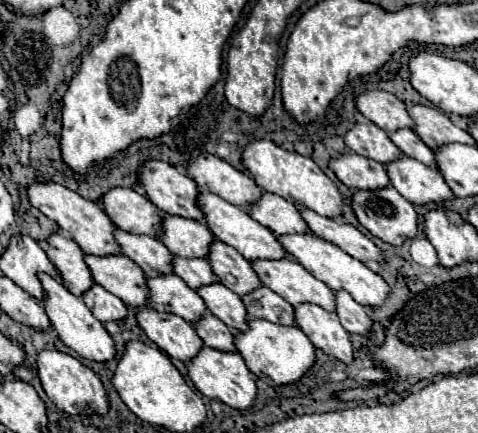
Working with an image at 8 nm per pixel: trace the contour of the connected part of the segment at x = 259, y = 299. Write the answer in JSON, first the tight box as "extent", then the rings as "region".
{"extent":[242,286,294,324],"region":[[[260,286],[242,296],[246,312],[250,318],[262,318],[276,324],[294,324],[294,308],[282,296],[266,286]]]}

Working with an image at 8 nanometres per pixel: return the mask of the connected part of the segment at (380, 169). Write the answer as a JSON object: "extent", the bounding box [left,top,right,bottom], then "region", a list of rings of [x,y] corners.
{"extent":[328,152,390,190],"region":[[[344,152],[328,160],[328,168],[338,176],[338,180],[356,190],[376,190],[390,184],[384,164],[364,158],[354,152]]]}

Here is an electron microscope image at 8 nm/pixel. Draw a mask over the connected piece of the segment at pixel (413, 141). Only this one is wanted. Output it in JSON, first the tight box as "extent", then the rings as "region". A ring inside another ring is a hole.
{"extent":[388,128,436,166],"region":[[[400,128],[400,130],[394,130],[388,134],[388,138],[410,158],[416,158],[420,160],[422,164],[426,166],[436,166],[436,160],[434,160],[434,152],[424,144],[420,142],[420,138],[414,134],[412,128]]]}

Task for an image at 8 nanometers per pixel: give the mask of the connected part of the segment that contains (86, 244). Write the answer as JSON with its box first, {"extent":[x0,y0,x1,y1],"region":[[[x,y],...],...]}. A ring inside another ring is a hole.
{"extent":[26,182,120,256],"region":[[[32,182],[26,188],[26,196],[34,208],[38,208],[42,214],[46,214],[52,222],[56,222],[62,230],[66,230],[74,242],[82,248],[84,254],[96,254],[96,256],[106,256],[106,254],[118,254],[120,248],[112,236],[114,224],[110,218],[104,214],[102,206],[82,198],[80,194],[68,190],[62,184],[56,182]]]}

